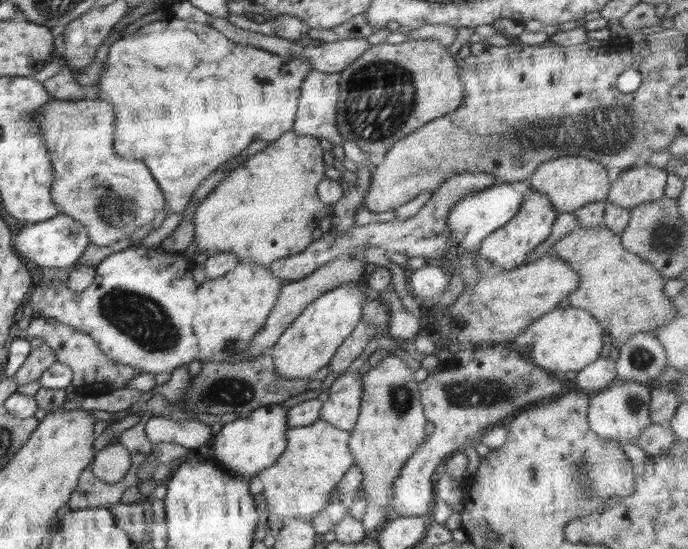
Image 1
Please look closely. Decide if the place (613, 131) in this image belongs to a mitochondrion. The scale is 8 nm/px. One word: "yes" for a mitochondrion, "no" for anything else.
yes

